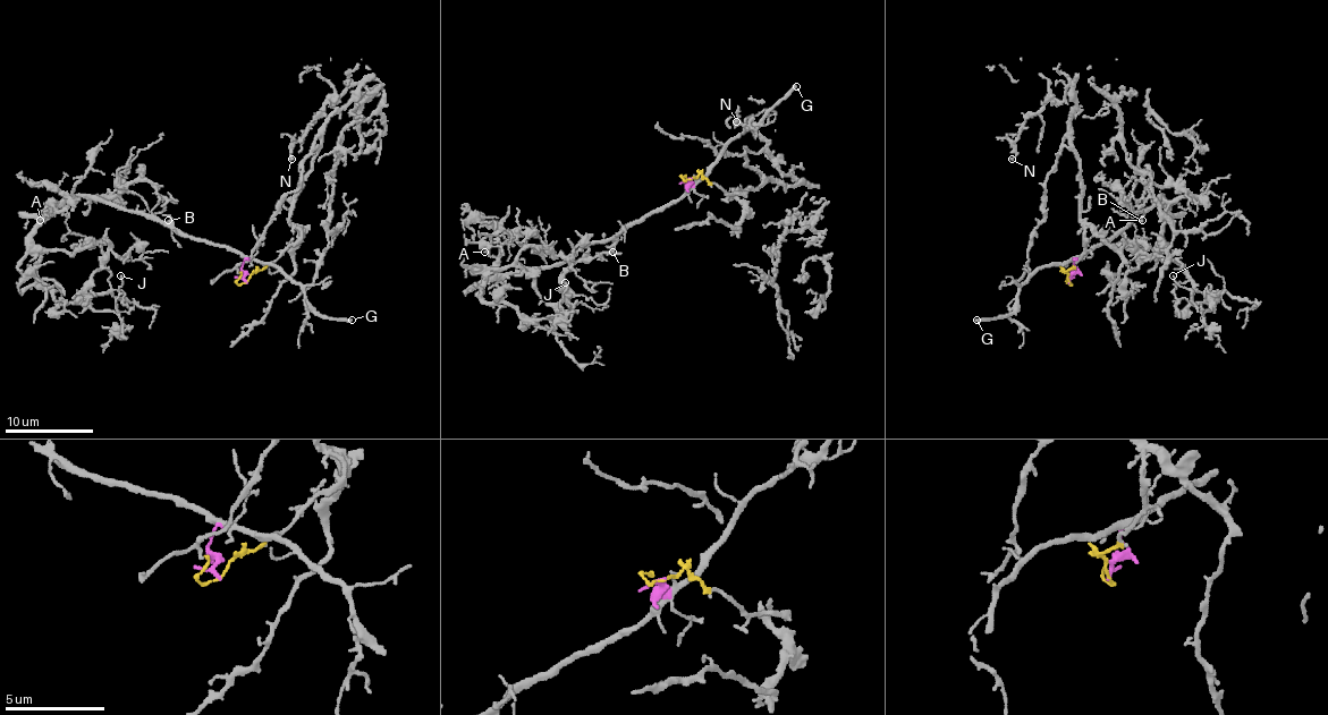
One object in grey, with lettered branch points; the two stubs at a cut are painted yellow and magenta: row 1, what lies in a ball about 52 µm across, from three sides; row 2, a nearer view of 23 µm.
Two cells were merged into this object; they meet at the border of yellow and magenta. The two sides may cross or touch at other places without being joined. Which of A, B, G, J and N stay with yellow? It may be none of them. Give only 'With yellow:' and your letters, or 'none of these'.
With yellow: N

